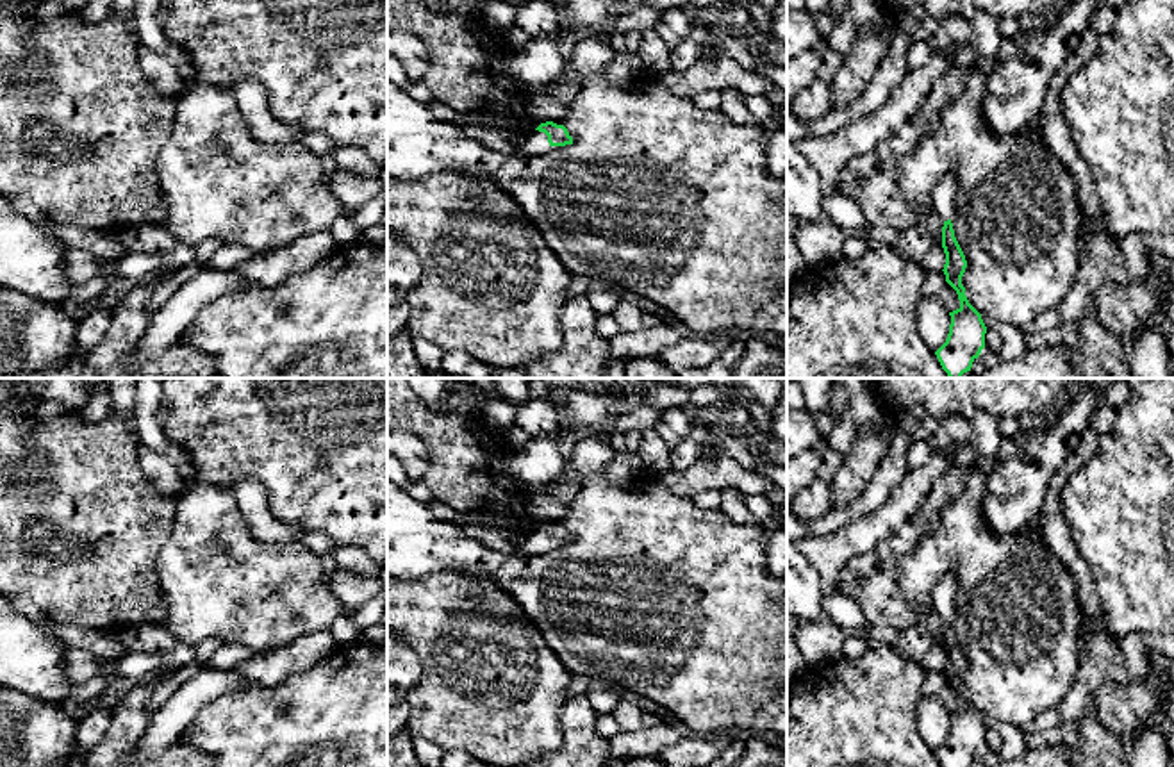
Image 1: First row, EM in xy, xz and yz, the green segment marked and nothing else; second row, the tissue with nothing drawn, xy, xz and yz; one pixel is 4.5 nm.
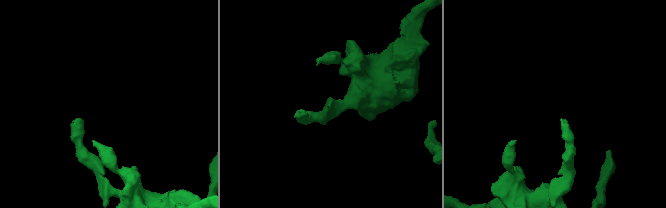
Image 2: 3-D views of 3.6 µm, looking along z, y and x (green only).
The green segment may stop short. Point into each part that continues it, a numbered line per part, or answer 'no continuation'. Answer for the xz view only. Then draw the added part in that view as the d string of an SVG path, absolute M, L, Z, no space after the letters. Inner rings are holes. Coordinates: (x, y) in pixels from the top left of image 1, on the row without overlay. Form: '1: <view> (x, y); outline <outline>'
1: xz (536, 543); outline M532 530L525 535L517 553L523 557L541 557L548 546L548 535L544 532Z

